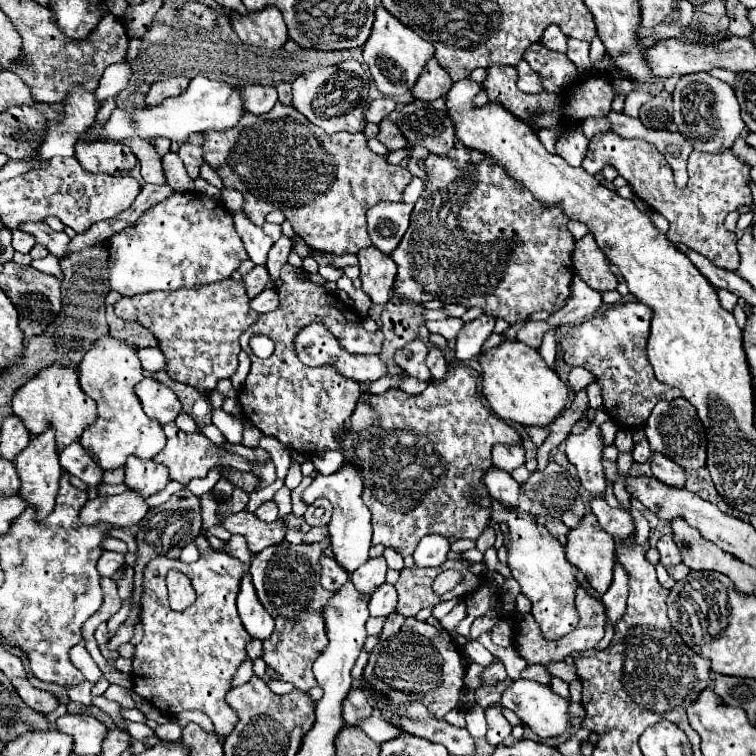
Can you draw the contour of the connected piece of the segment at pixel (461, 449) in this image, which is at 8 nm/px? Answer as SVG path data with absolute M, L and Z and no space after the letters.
M458 365L458 367L450 367L448 369L448 377L444 381L430 381L426 391L422 391L420 395L408 395L406 391L402 389L388 389L386 393L382 395L372 395L370 403L372 407L376 409L376 413L380 415L380 425L378 427L372 427L368 431L362 431L360 435L356 433L350 433L350 429L346 429L346 433L342 435L342 451L344 451L344 461L356 461L362 469L364 469L364 479L366 479L366 489L364 489L364 501L368 505L368 509L372 511L372 527L374 527L374 535L372 535L372 545L376 543L382 543L386 547L396 547L398 553L402 553L404 557L406 555L412 555L420 537L428 535L428 533L436 533L436 535L444 535L450 543L458 541L458 539L478 539L482 535L482 531L486 529L486 525L490 523L490 509L492 509L492 499L490 499L490 493L482 481L484 473L492 467L492 445L498 445L498 443L504 443L504 445L522 445L522 435L512 427L508 425L506 421L502 421L500 417L496 417L492 411L488 411L484 405L482 405L482 397L480 393L476 393L476 383L480 383L480 373L468 365Z

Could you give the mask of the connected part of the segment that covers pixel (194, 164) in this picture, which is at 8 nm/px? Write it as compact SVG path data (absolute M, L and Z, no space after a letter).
M182 143L182 145L180 145L178 155L180 155L180 159L184 161L186 171L188 171L188 175L190 175L192 179L198 177L198 171L200 171L200 167L202 167L202 163L204 163L202 153L204 153L204 151L202 151L200 145L192 145L192 143Z

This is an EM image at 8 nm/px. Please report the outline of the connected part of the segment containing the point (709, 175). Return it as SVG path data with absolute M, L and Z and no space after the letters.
M612 131L594 135L590 139L582 167L594 175L594 171L600 171L604 165L614 165L618 173L630 183L634 193L668 219L670 229L666 237L672 243L684 243L724 269L738 267L738 247L736 247L738 239L736 233L724 227L724 217L736 211L740 205L750 205L752 193L750 193L750 165L744 163L732 149L726 149L724 153L718 155L692 151L688 157L690 179L688 185L682 189L674 183L672 167L668 165L664 155L644 139L624 139Z

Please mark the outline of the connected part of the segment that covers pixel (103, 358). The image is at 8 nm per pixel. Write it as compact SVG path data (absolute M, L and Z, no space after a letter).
M110 333L106 337L100 337L100 341L96 341L96 345L92 345L92 349L84 355L82 363L80 363L80 387L96 401L98 405L98 417L96 421L82 433L82 445L84 449L92 455L94 461L98 461L98 465L102 469L116 469L122 467L128 459L128 455L138 455L140 459L152 459L158 451L164 449L166 445L166 437L162 431L162 425L158 421L152 421L140 405L140 399L134 393L134 387L144 379L144 369L140 365L138 359L138 347L126 339L118 339L112 337Z

